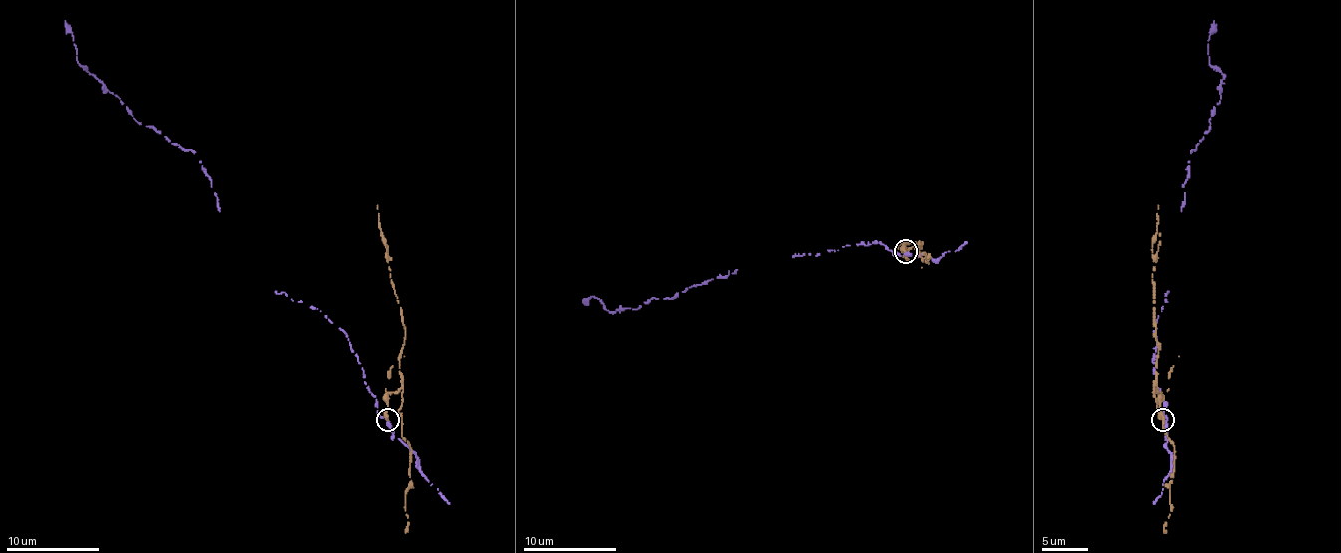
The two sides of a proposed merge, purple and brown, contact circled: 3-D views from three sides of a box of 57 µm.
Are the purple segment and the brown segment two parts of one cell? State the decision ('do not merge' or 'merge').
do not merge

